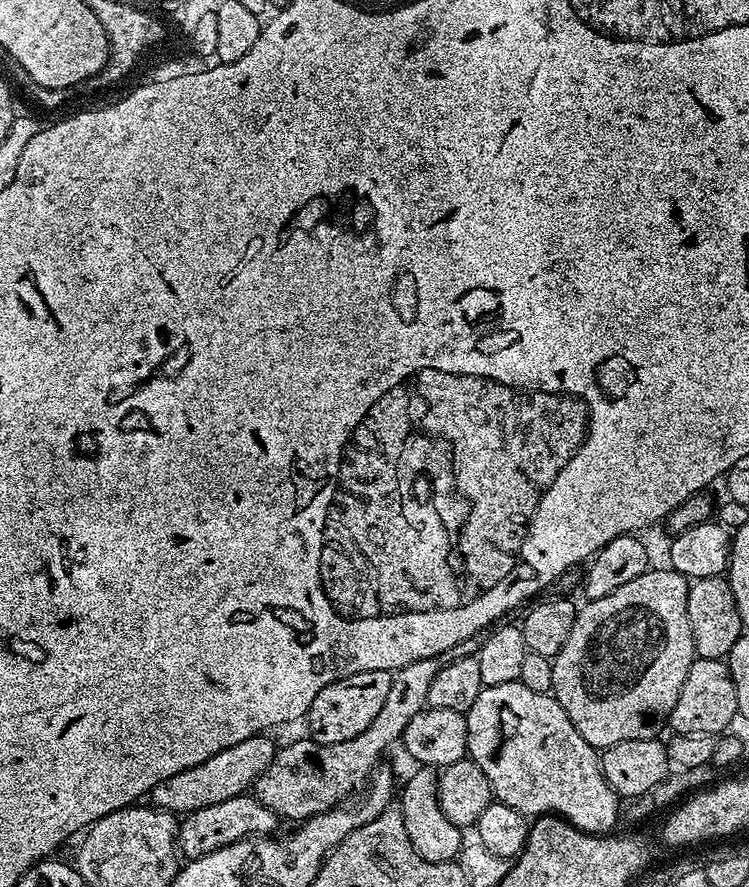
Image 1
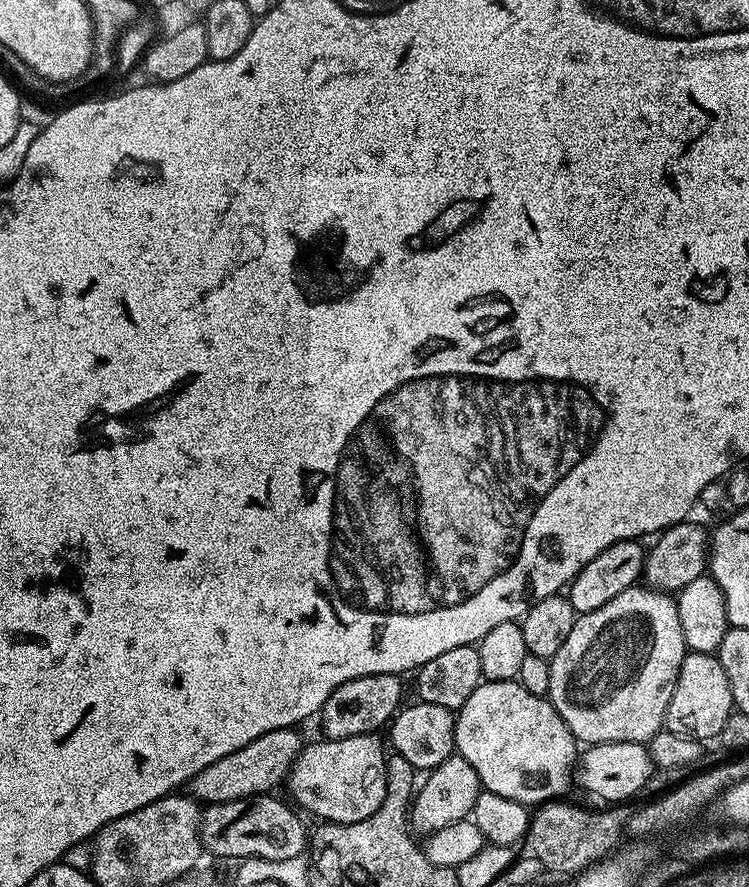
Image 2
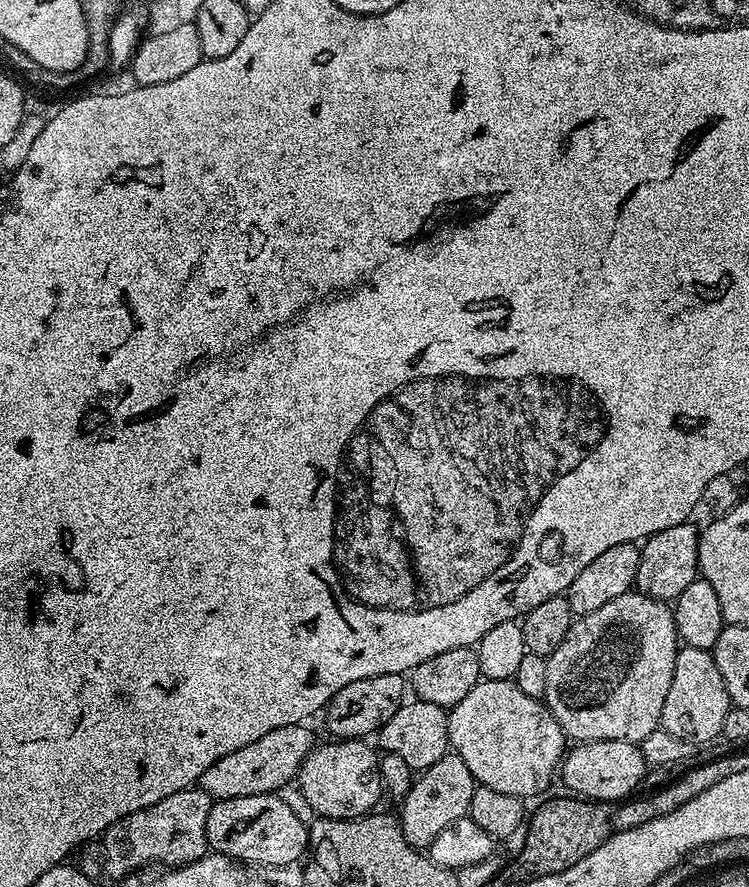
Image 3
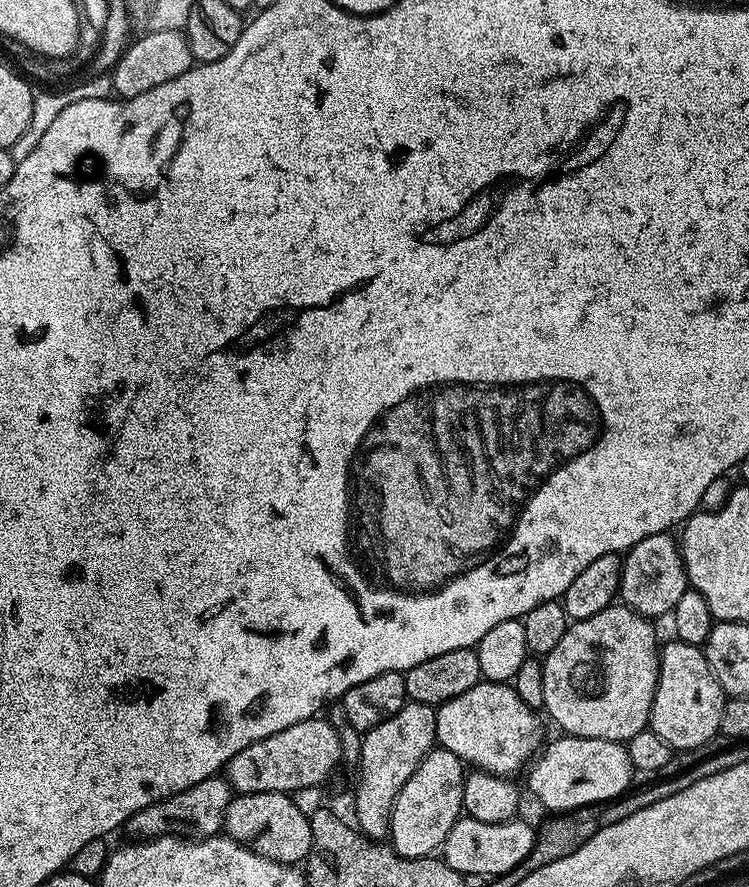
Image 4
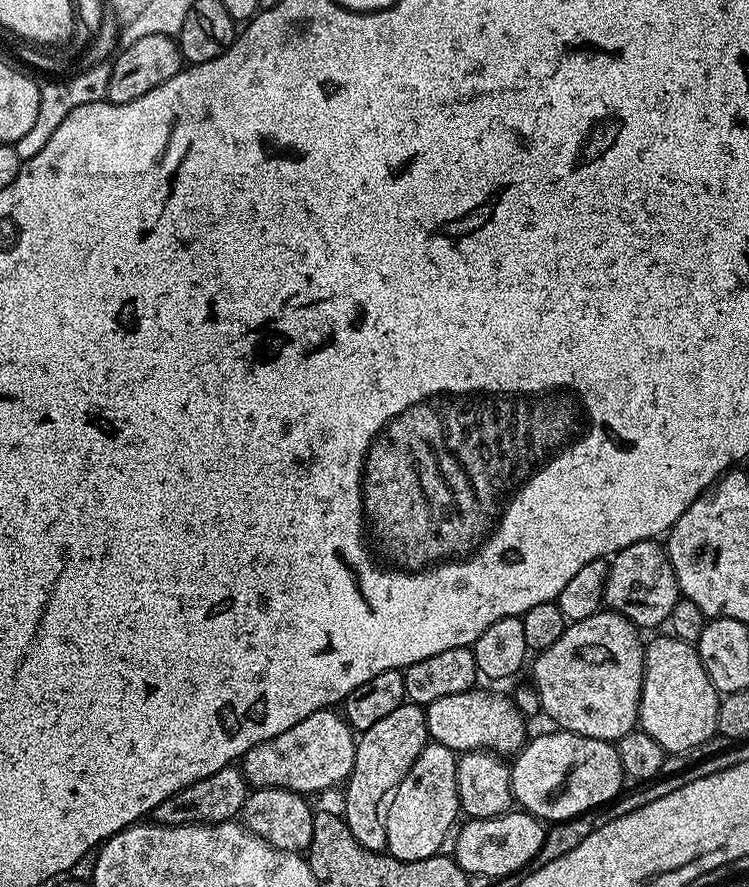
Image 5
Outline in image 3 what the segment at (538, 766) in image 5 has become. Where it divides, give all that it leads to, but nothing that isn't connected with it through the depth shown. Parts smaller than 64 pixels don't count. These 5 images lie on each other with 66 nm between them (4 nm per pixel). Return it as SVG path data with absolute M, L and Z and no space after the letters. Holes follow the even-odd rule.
M589 740L575 745L576 749L569 751L562 761L562 780L569 793L575 794L580 798L587 798L597 802L609 802L608 800L623 801L631 797L637 791L636 787L640 784L640 779L646 773L644 755L640 753L637 745L626 742L625 740Z

